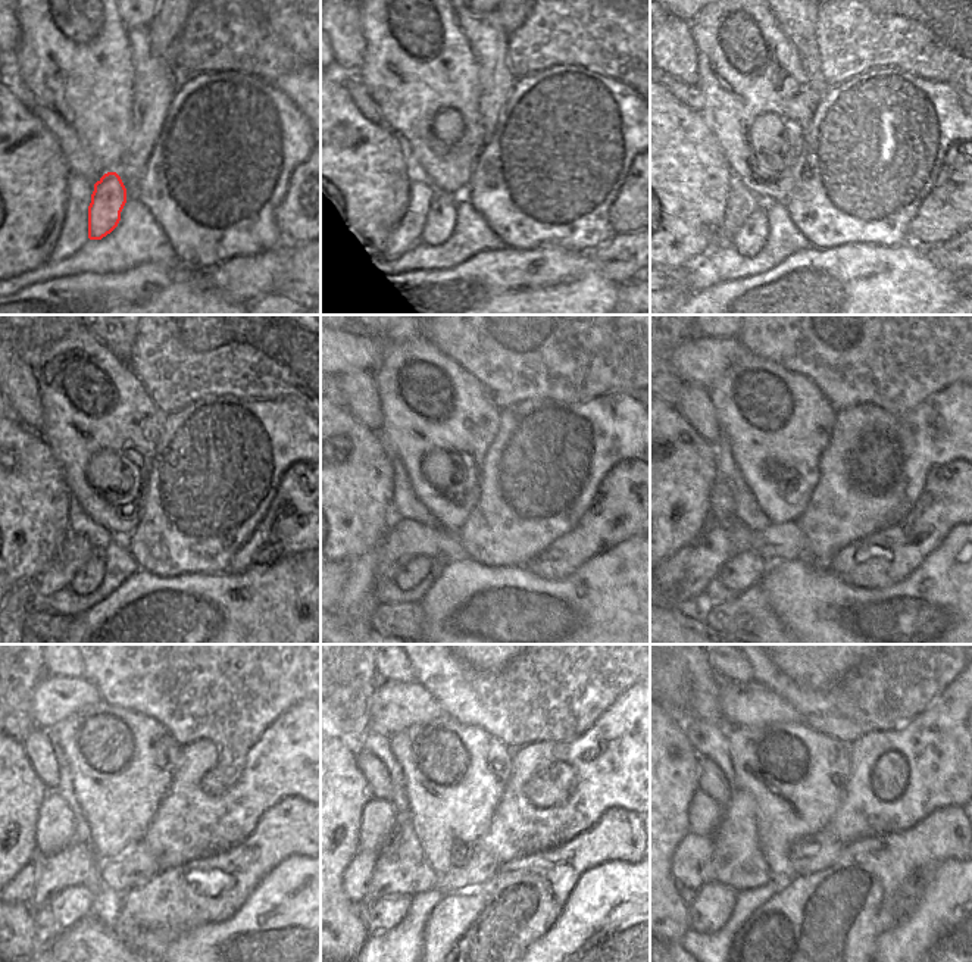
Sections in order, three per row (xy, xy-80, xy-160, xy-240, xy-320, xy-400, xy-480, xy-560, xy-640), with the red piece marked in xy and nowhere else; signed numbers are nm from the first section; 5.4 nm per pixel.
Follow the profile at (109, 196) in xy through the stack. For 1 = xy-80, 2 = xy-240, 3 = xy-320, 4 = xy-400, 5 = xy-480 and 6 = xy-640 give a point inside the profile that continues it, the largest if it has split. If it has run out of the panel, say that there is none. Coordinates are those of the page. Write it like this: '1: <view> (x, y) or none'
1: xy-80 (440, 219)
2: xy-240 (88, 577)
3: xy-320 (418, 568)
4: xy-400 (744, 569)
5: xy-480 (74, 903)
6: xy-640 (712, 903)

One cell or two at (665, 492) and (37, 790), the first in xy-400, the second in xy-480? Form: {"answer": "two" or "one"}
{"answer": "one"}

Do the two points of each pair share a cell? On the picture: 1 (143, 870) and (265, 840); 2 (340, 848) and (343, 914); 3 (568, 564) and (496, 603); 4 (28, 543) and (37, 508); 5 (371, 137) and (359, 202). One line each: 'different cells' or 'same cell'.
1: different cells
2: same cell
3: different cells
4: same cell
5: same cell

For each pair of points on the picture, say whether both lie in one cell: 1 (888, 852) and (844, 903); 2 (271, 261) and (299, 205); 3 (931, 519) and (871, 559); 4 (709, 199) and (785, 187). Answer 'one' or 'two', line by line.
1: one
2: two
3: one
4: two

